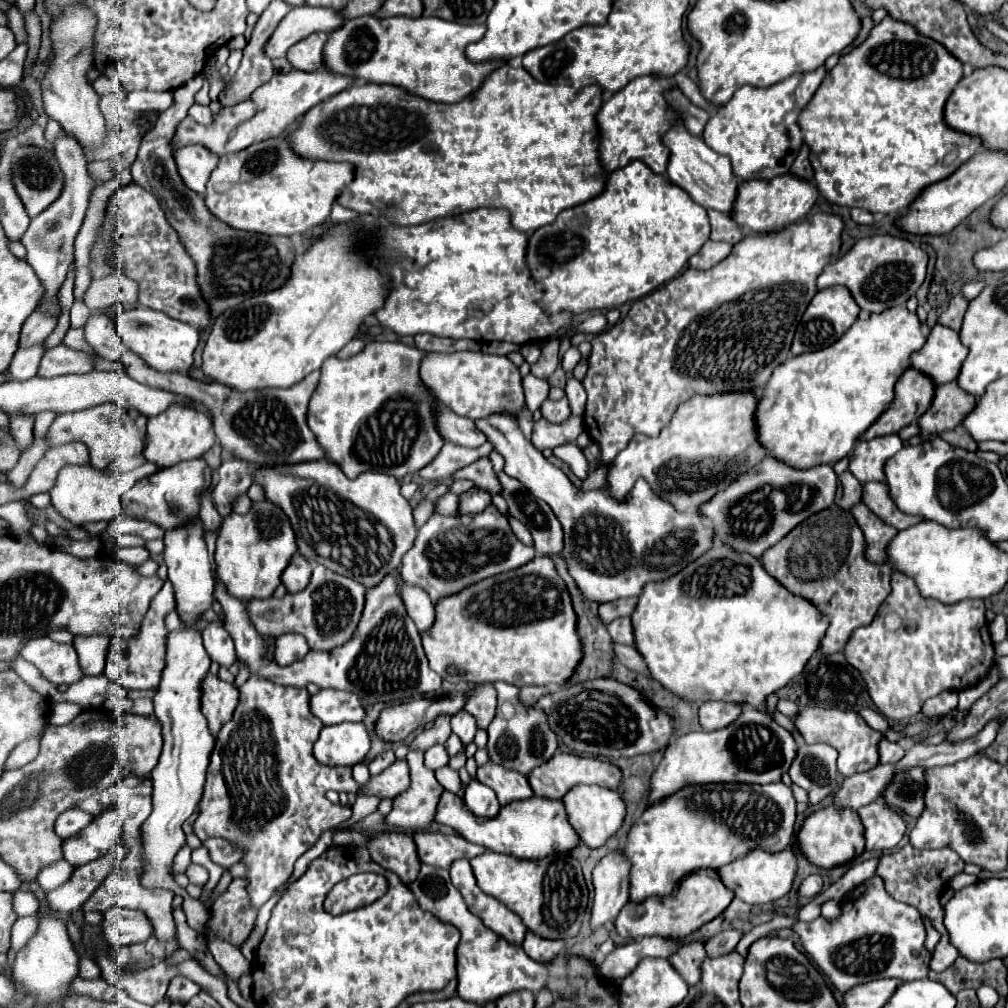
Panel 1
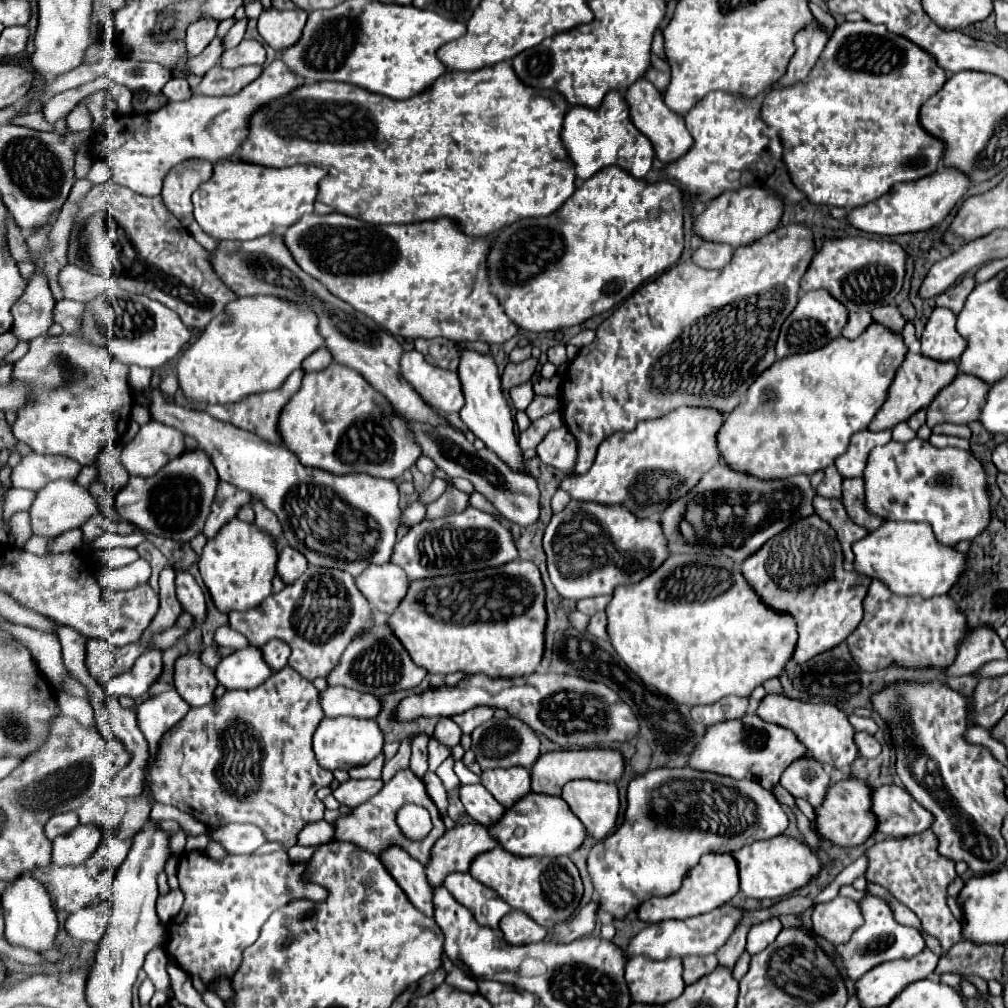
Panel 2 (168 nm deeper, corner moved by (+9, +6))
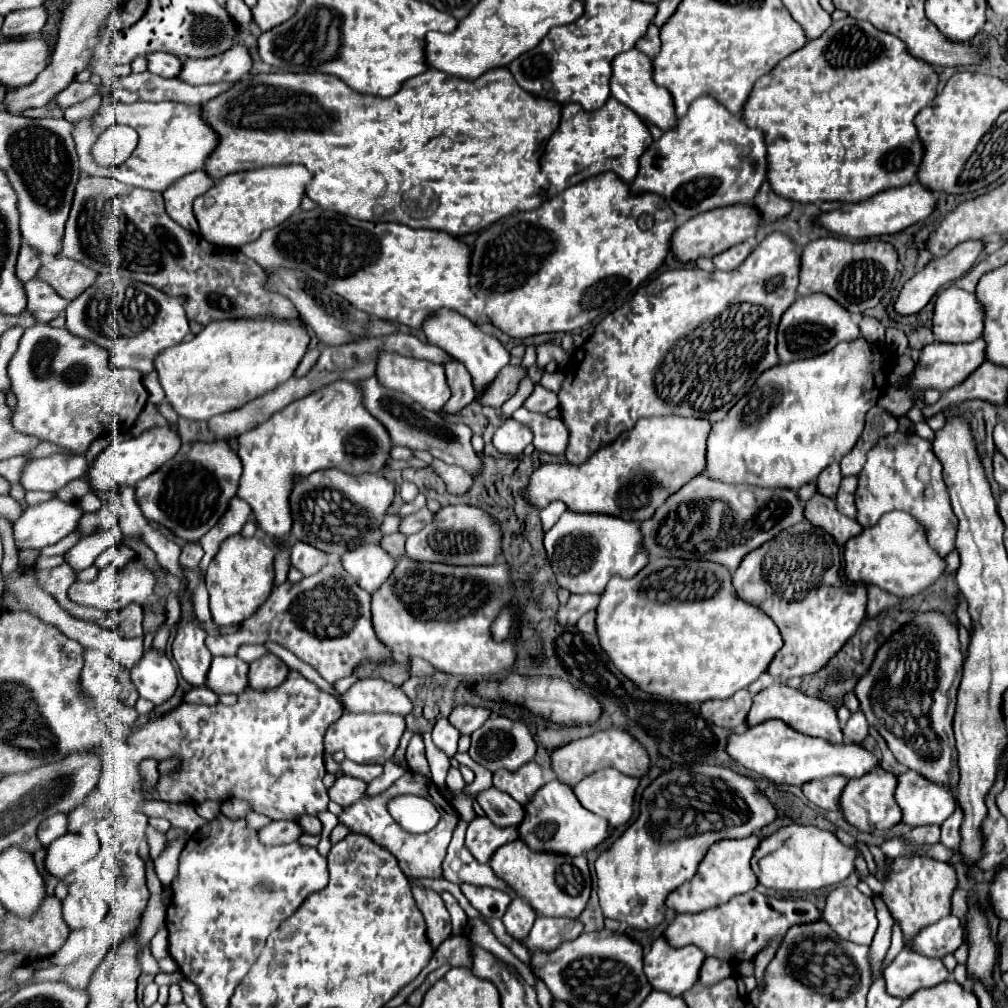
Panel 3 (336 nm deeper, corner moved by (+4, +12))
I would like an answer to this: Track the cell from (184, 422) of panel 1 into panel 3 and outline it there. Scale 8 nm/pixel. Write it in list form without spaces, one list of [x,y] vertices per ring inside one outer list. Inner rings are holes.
[[[150,428],[144,434],[140,434],[138,438],[126,440],[126,442],[116,442],[110,444],[92,464],[92,468],[86,474],[86,480],[90,482],[92,490],[116,490],[118,486],[134,486],[140,478],[150,476],[152,472],[156,472],[164,462],[168,462],[178,450],[180,450],[180,436],[170,430],[170,428]]]

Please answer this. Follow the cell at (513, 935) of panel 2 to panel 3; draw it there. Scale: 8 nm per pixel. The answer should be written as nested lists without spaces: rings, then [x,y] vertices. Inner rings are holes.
[[[514,898],[502,918],[504,926],[506,926],[506,932],[518,940],[518,942],[524,942],[528,938],[528,932],[532,930],[532,924],[534,920],[538,918],[538,914],[534,912],[534,908],[524,902],[522,898]]]

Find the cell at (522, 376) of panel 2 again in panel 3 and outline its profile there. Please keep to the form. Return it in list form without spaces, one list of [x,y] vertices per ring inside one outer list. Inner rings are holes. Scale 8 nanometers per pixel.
[[[506,364],[500,374],[496,376],[496,380],[490,384],[488,390],[484,390],[478,400],[486,406],[492,406],[492,408],[500,408],[510,396],[516,394],[518,390],[518,384],[522,378],[528,376],[528,368],[526,366],[512,366],[512,364]]]

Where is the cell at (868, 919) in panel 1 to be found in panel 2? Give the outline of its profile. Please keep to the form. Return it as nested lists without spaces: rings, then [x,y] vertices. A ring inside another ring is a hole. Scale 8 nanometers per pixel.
[[[867,894],[859,902],[859,906],[863,910],[865,924],[855,932],[855,938],[851,938],[851,946],[843,946],[843,950],[837,950],[837,954],[841,956],[841,966],[843,966],[843,970],[849,978],[859,980],[867,970],[879,966],[881,962],[913,958],[913,956],[921,954],[927,948],[925,938],[917,928],[901,926],[899,922],[895,922],[893,912],[891,912],[891,908],[887,906],[885,900]]]

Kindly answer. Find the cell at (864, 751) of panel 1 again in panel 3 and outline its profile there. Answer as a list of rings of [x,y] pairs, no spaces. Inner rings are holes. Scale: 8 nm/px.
[[[786,684],[770,686],[770,688],[766,688],[766,690],[762,690],[754,696],[754,704],[752,704],[752,710],[748,714],[748,724],[758,724],[758,722],[764,722],[764,720],[770,720],[770,718],[780,718],[788,726],[792,726],[794,730],[798,730],[806,736],[818,736],[818,738],[824,738],[832,744],[844,742],[842,728],[840,728],[840,722],[838,722],[838,716],[836,716],[836,708],[830,702],[806,696],[800,690],[790,688]]]

